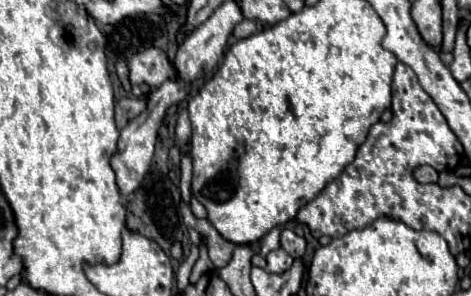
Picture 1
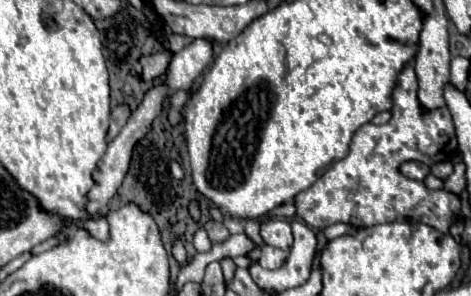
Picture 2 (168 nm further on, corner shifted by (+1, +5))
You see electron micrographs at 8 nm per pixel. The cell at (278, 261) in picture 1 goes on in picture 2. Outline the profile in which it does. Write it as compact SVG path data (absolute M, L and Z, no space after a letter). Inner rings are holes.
M263 245L261 247L261 257L259 257L259 265L265 269L277 269L283 265L283 261L287 259L287 251L277 249L277 247L269 247Z

